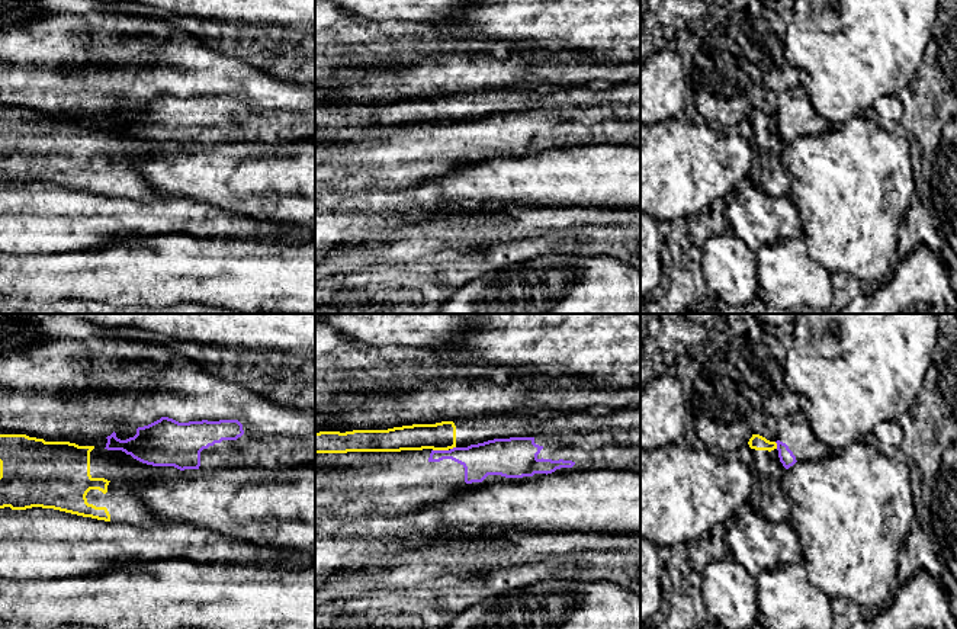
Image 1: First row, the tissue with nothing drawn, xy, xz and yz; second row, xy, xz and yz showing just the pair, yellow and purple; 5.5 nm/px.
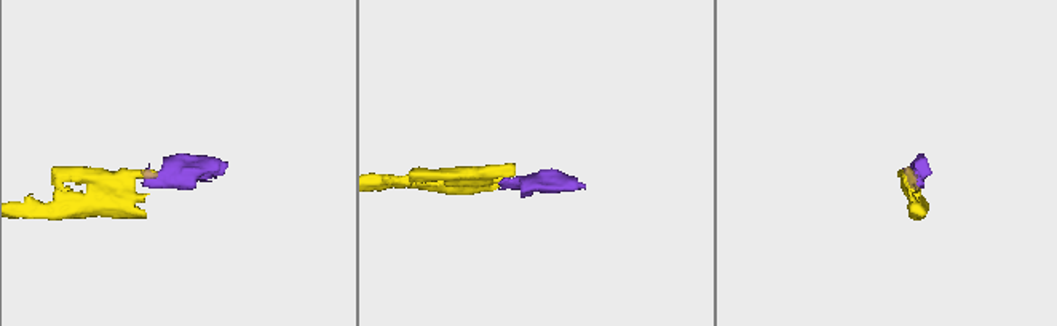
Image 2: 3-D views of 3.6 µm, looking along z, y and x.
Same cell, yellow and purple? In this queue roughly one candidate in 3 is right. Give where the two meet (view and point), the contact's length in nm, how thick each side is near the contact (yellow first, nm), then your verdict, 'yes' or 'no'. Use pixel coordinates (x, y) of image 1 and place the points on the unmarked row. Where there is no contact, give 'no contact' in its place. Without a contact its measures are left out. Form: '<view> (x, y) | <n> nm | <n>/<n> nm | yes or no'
xz (440, 124) | 90 nm | 160/190 nm | no

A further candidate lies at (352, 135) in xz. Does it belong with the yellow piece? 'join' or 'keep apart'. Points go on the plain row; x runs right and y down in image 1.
keep apart

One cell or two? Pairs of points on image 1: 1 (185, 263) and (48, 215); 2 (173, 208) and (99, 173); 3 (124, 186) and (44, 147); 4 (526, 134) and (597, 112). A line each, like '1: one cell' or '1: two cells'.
1: two cells
2: two cells
3: one cell
4: one cell

